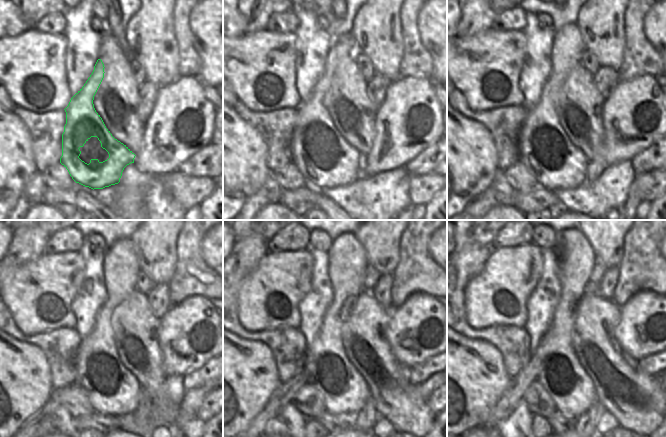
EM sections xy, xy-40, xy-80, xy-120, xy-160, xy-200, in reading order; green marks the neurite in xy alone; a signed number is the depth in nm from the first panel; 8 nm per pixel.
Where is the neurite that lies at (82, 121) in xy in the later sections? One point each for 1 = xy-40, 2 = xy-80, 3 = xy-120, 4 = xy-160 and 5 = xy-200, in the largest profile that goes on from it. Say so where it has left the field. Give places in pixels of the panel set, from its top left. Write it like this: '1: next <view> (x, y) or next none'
1: next xy-40 (344, 166)
2: next xy-80 (568, 170)
3: next xy-120 (120, 396)
4: next xy-160 (347, 392)
5: next xy-200 (572, 391)

